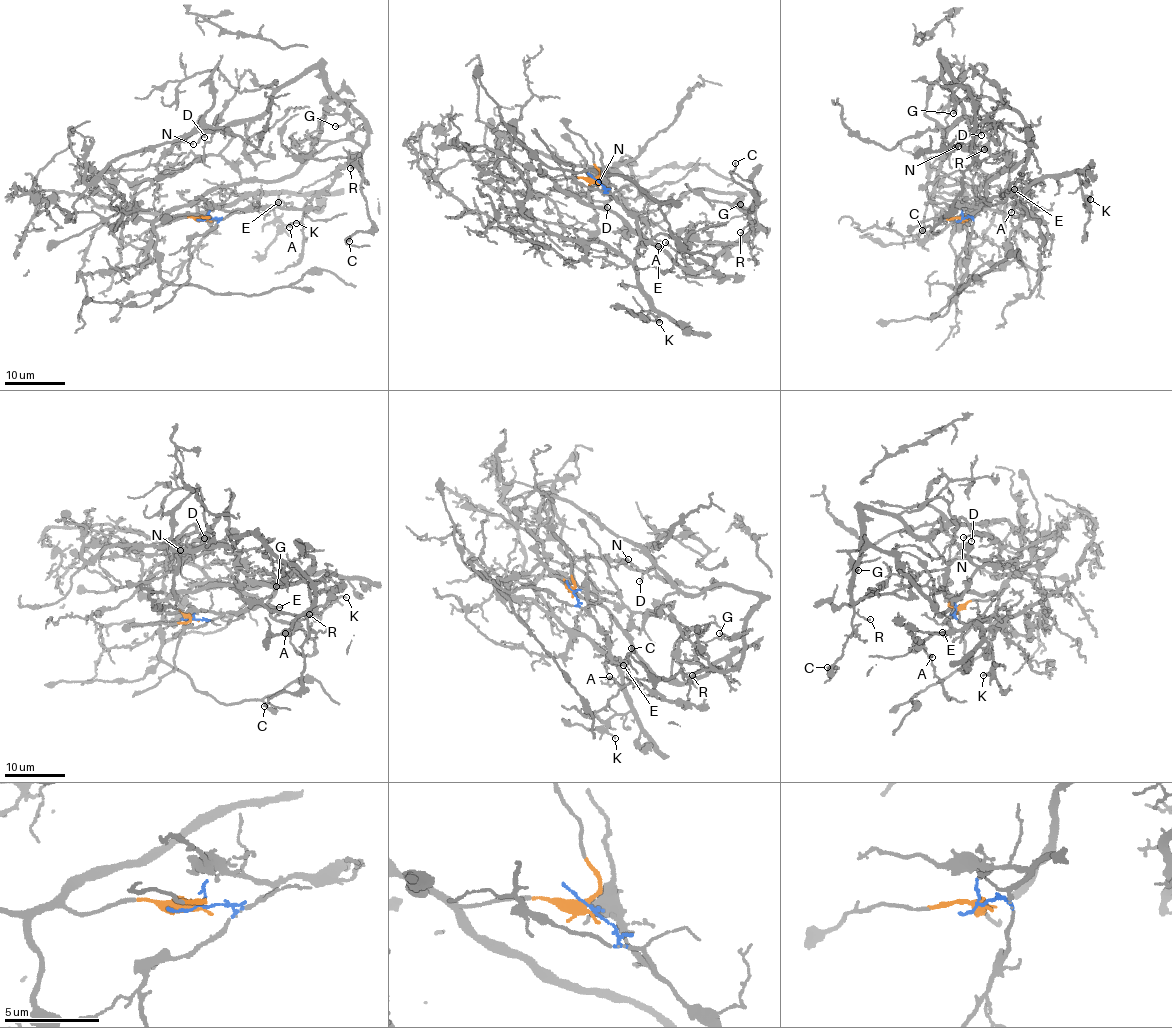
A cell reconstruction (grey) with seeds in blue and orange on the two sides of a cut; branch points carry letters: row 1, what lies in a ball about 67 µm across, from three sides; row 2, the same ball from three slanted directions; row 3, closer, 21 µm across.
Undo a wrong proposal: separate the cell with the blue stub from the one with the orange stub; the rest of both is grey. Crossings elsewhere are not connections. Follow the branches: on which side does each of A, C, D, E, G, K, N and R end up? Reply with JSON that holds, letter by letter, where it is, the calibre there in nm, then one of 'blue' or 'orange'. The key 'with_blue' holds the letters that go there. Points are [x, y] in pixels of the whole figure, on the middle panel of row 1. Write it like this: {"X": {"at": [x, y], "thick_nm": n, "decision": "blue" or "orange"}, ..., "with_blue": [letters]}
{"A": {"at": [665, 242], "thick_nm": 120, "decision": "blue"}, "C": {"at": [735, 163], "thick_nm": 110, "decision": "orange"}, "D": {"at": [607, 207], "thick_nm": 130, "decision": "orange"}, "E": {"at": [658, 246], "thick_nm": 120, "decision": "blue"}, "G": {"at": [740, 204], "thick_nm": 120, "decision": "orange"}, "K": {"at": [659, 322], "thick_nm": 110, "decision": "blue"}, "N": {"at": [598, 182], "thick_nm": 120, "decision": "orange"}, "R": {"at": [740, 232], "thick_nm": 100, "decision": "orange"}, "with_blue": ["A", "E", "K"]}

